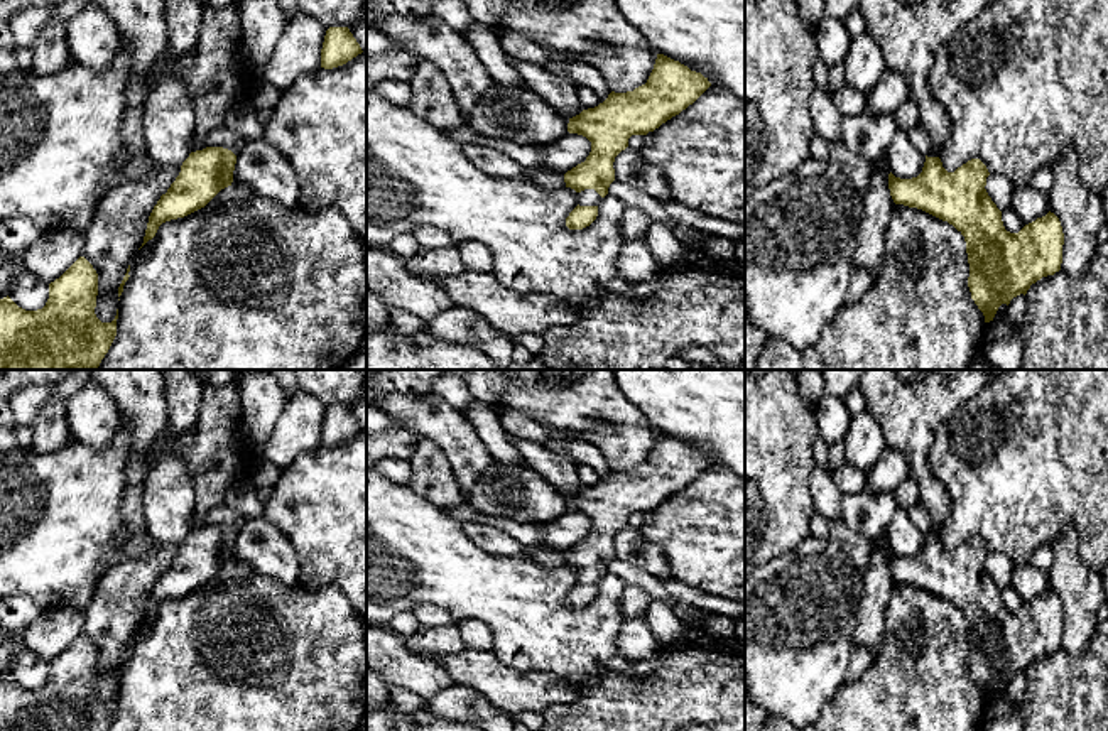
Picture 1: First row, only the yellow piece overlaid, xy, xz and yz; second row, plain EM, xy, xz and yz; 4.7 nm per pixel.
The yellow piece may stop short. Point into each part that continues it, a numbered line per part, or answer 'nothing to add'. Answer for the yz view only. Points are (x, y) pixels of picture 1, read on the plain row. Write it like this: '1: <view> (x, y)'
nothing to add

